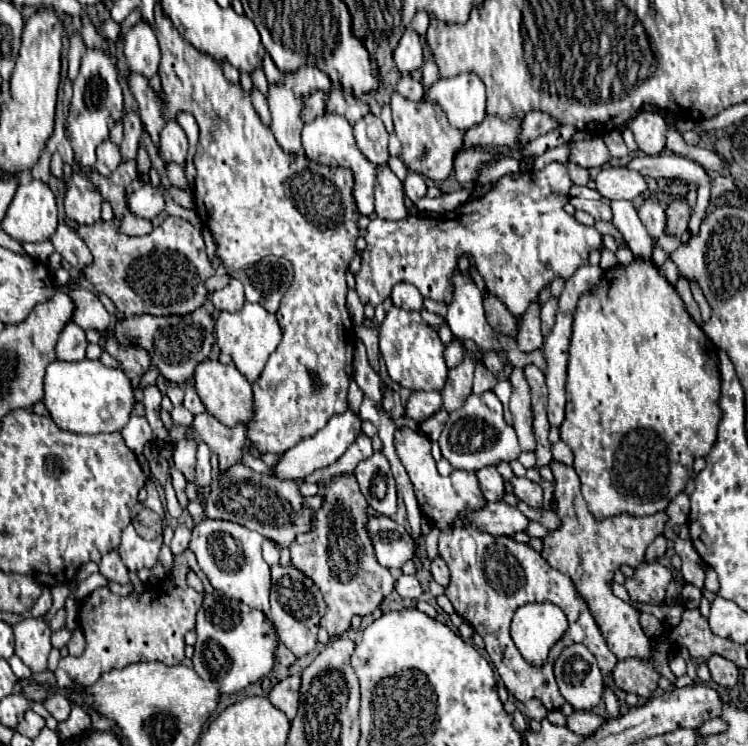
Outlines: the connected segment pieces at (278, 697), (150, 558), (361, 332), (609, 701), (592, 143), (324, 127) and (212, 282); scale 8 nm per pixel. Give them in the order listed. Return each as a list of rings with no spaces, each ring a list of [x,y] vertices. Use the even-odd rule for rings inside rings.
[[[290,675],[288,679],[282,679],[272,687],[268,699],[274,707],[282,709],[288,715],[288,719],[294,719],[298,709],[298,695],[300,695],[300,677]]]
[[[128,525],[122,533],[122,543],[118,545],[118,555],[128,571],[136,573],[144,567],[154,567],[158,561],[158,553],[162,547],[162,535],[154,541],[142,539],[132,525]]]
[[[362,323],[362,325],[356,327],[356,335],[368,349],[370,365],[374,367],[374,371],[378,371],[380,369],[380,365],[378,365],[378,327],[374,327],[374,325],[368,327],[368,325]]]
[[[606,689],[602,699],[604,699],[604,703],[606,703],[608,715],[610,715],[612,719],[618,719],[618,717],[620,717],[620,705],[618,705],[618,697],[614,695],[614,691],[612,691],[612,689]]]
[[[594,137],[594,139],[584,139],[574,143],[570,151],[570,161],[586,169],[600,169],[610,161],[610,153],[606,143],[600,137]]]
[[[320,115],[314,121],[306,123],[302,129],[302,145],[306,151],[306,157],[314,163],[322,163],[328,167],[348,167],[354,175],[354,201],[356,207],[362,215],[374,213],[374,183],[376,183],[376,173],[378,165],[370,163],[364,153],[356,147],[356,139],[352,133],[352,125],[342,117],[342,115]]]
[[[214,275],[214,277],[210,277],[208,281],[206,281],[206,289],[208,289],[208,297],[216,291],[216,289],[222,289],[222,287],[226,287],[230,283],[230,275],[224,275],[224,277],[218,277],[218,275]]]

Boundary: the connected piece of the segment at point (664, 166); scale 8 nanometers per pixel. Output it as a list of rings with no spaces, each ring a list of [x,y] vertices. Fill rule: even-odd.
[[[638,155],[638,157],[632,157],[632,161],[628,161],[626,167],[634,169],[646,177],[652,177],[652,179],[663,177],[696,183],[698,196],[694,213],[692,213],[688,223],[688,231],[690,235],[698,233],[698,225],[704,219],[710,203],[712,183],[710,183],[708,173],[696,161],[680,157],[680,155],[654,155],[654,157],[652,155]]]

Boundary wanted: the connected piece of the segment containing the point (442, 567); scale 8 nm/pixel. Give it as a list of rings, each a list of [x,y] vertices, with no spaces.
[[[436,557],[436,559],[432,561],[430,573],[432,573],[432,579],[434,579],[436,583],[440,583],[442,587],[446,587],[446,585],[450,583],[450,571],[448,571],[446,563],[444,563],[440,557]]]

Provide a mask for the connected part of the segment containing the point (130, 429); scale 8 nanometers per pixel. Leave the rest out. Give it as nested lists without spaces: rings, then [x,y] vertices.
[[[130,417],[130,421],[126,423],[126,427],[120,431],[124,443],[132,449],[132,453],[136,455],[142,455],[142,449],[146,443],[150,443],[150,439],[154,437],[152,435],[152,429],[146,421],[146,417]]]

